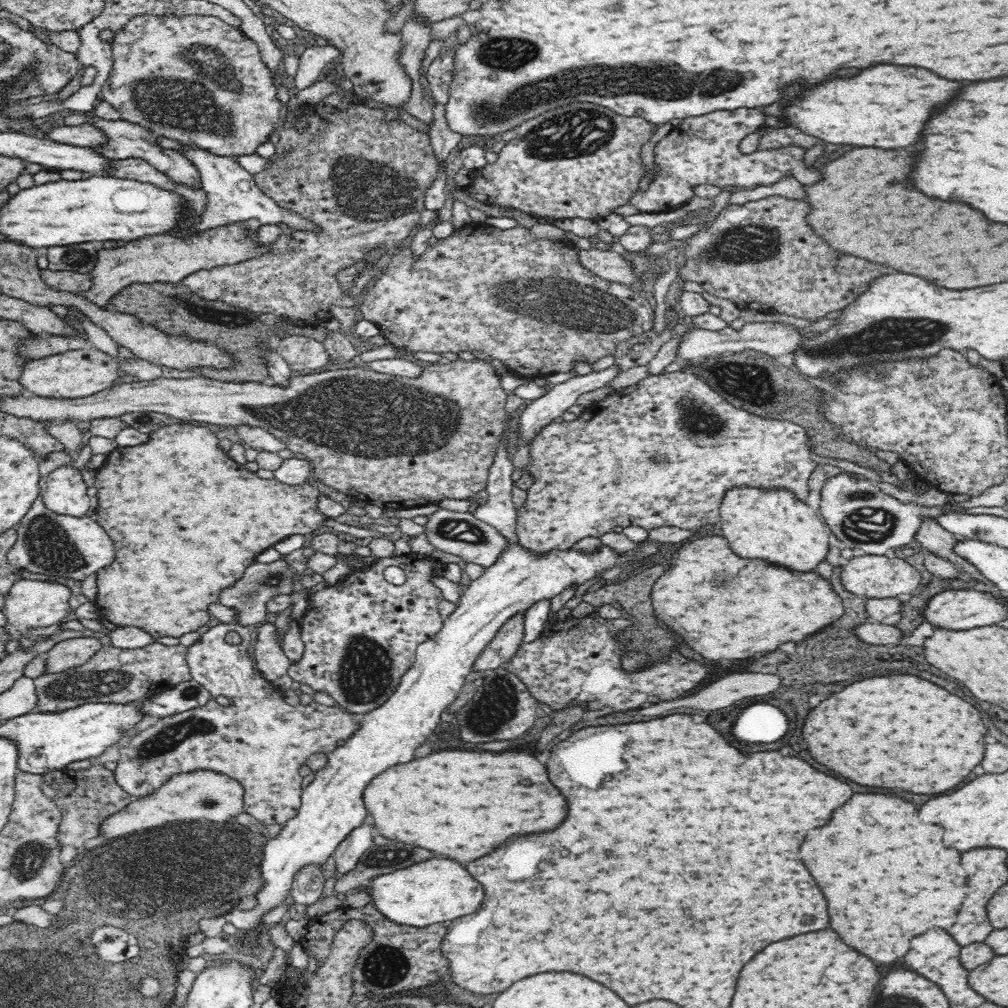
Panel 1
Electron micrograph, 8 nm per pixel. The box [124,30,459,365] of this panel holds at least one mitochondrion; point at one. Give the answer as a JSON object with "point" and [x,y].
{"point":[204,102]}

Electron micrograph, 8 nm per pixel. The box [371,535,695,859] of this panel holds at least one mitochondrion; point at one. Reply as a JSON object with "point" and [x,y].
{"point":[497,704]}

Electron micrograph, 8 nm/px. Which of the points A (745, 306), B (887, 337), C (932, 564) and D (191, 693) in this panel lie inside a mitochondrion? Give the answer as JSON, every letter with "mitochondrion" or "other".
{"A":"other","B":"mitochondrion","C":"other","D":"mitochondrion"}

